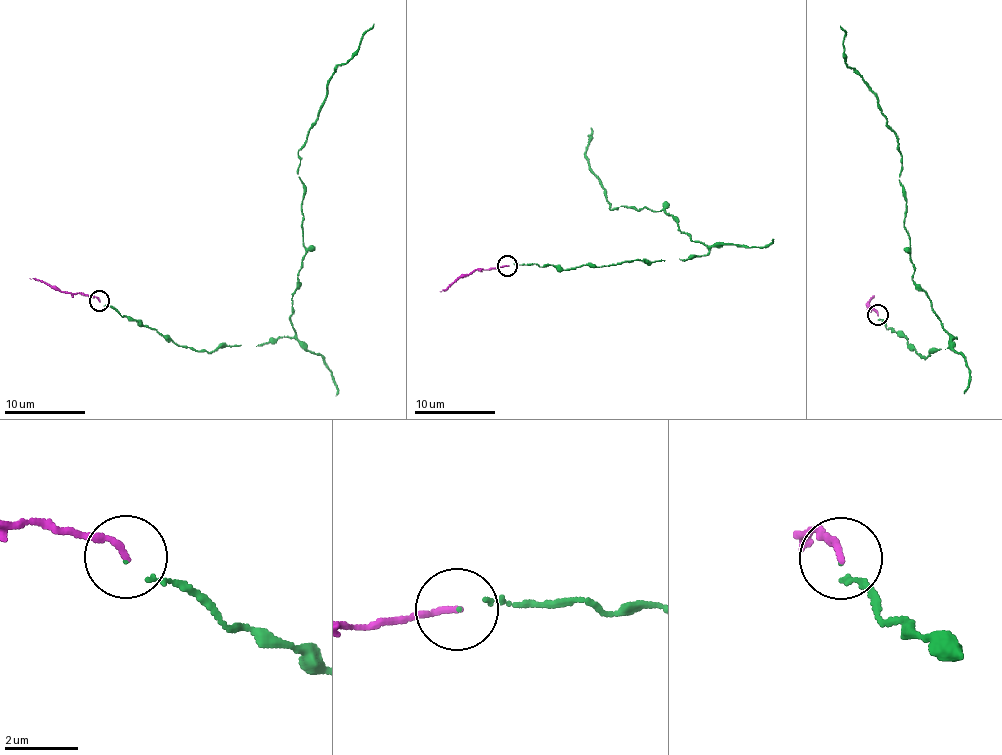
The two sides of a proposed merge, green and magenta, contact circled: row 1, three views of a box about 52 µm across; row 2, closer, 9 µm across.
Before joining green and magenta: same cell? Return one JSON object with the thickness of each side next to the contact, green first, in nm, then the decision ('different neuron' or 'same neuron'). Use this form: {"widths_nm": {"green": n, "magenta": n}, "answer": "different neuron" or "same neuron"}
{"widths_nm": {"green": 40, "magenta": 170}, "answer": "same neuron"}

